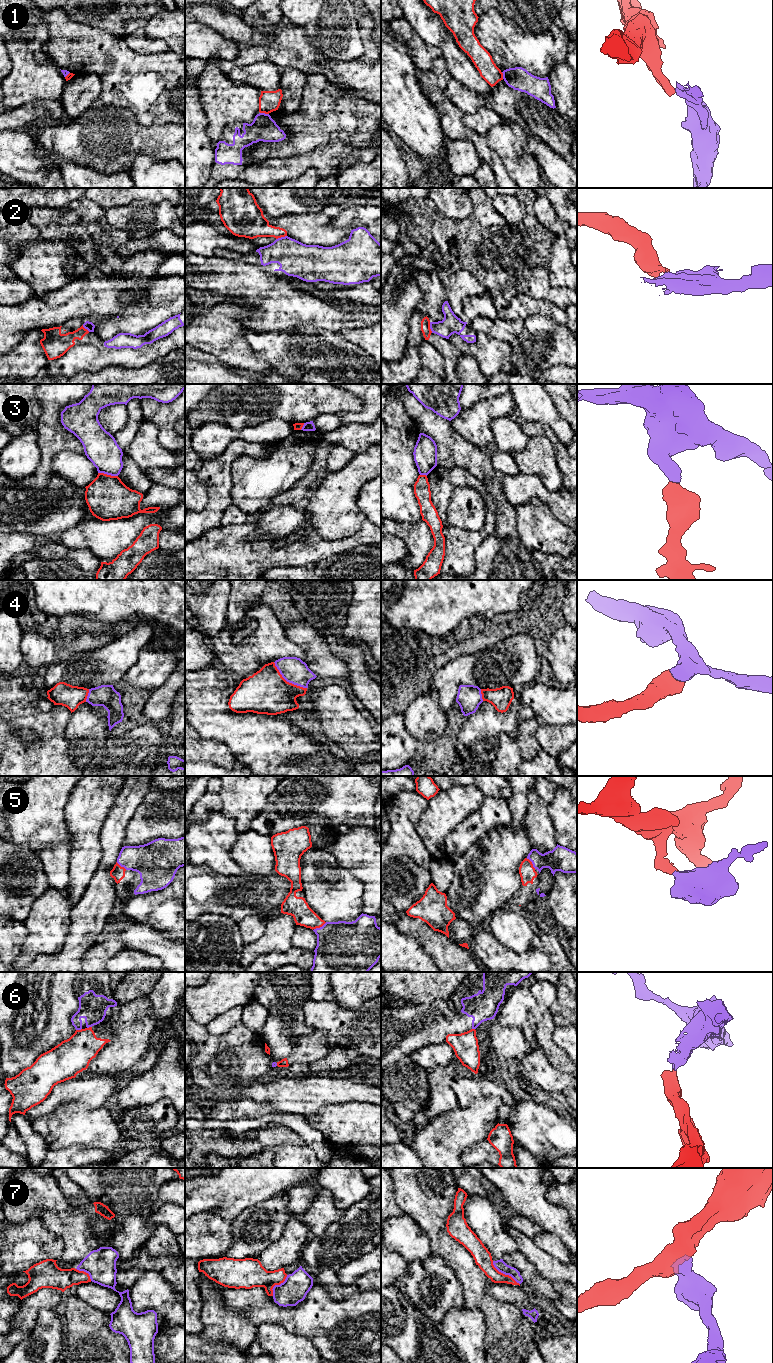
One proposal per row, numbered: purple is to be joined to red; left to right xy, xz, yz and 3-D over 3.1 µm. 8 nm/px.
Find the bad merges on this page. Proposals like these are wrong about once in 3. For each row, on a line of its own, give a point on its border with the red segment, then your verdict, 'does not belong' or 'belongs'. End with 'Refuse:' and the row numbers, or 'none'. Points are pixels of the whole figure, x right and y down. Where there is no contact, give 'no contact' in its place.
1: xz (264, 112) | does not belong
2: xz (281, 236) | does not belong
3: xy (108, 475) | does not belong
4: xz (286, 681) | belongs
5: xz (320, 926) | belongs
6: xy (78, 1030) | does not belong
7: yz (504, 1274) | does not belong
Refuse: 1, 2, 3, 6, 7

